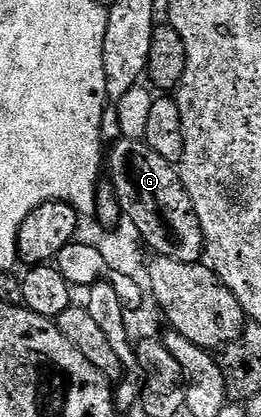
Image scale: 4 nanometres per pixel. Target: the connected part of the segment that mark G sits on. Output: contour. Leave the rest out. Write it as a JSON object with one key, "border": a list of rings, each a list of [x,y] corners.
{"border":[[[122,138],[111,146],[106,165],[122,214],[136,224],[143,244],[159,257],[197,264],[205,250],[203,229],[175,164],[156,154],[145,142]]]}

